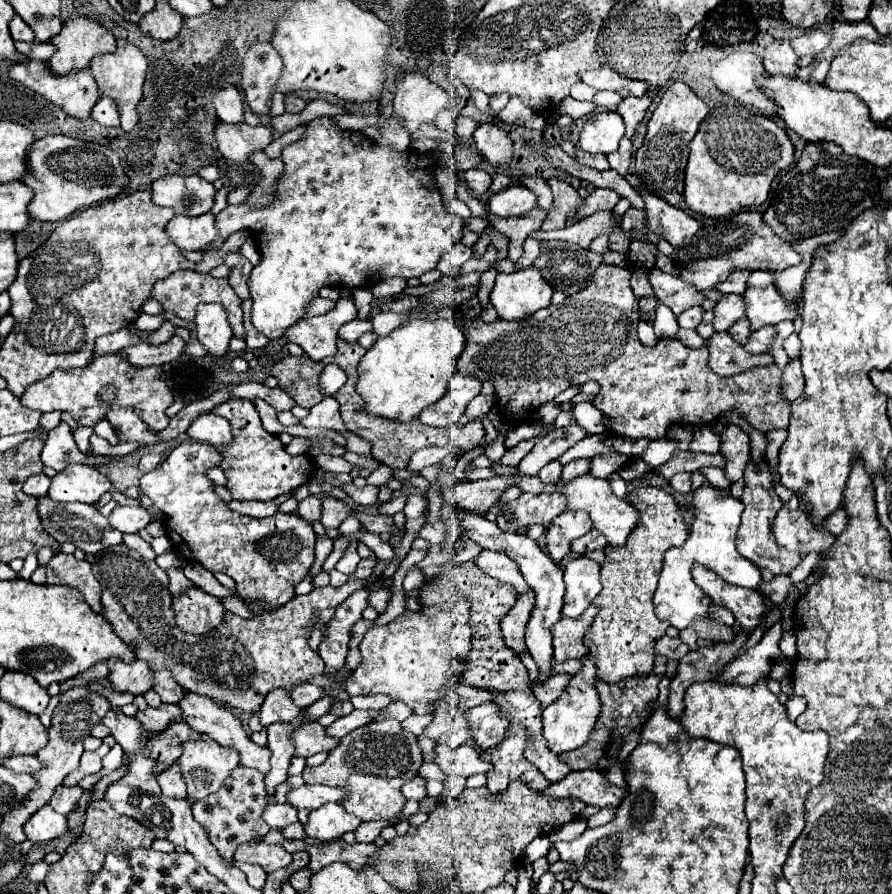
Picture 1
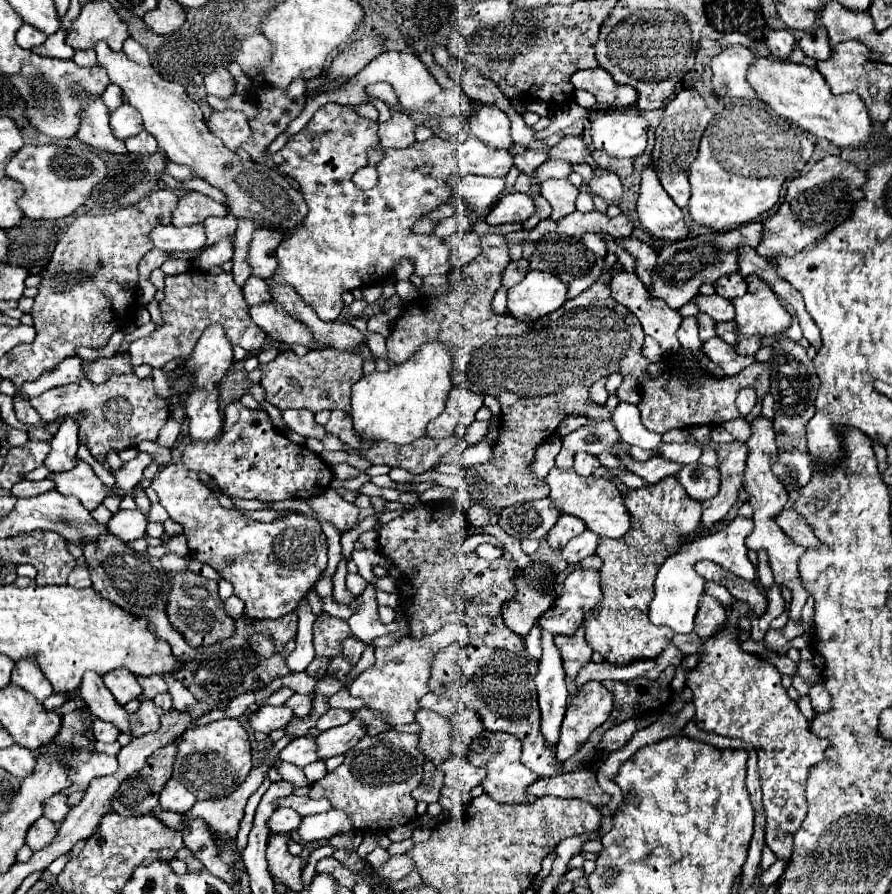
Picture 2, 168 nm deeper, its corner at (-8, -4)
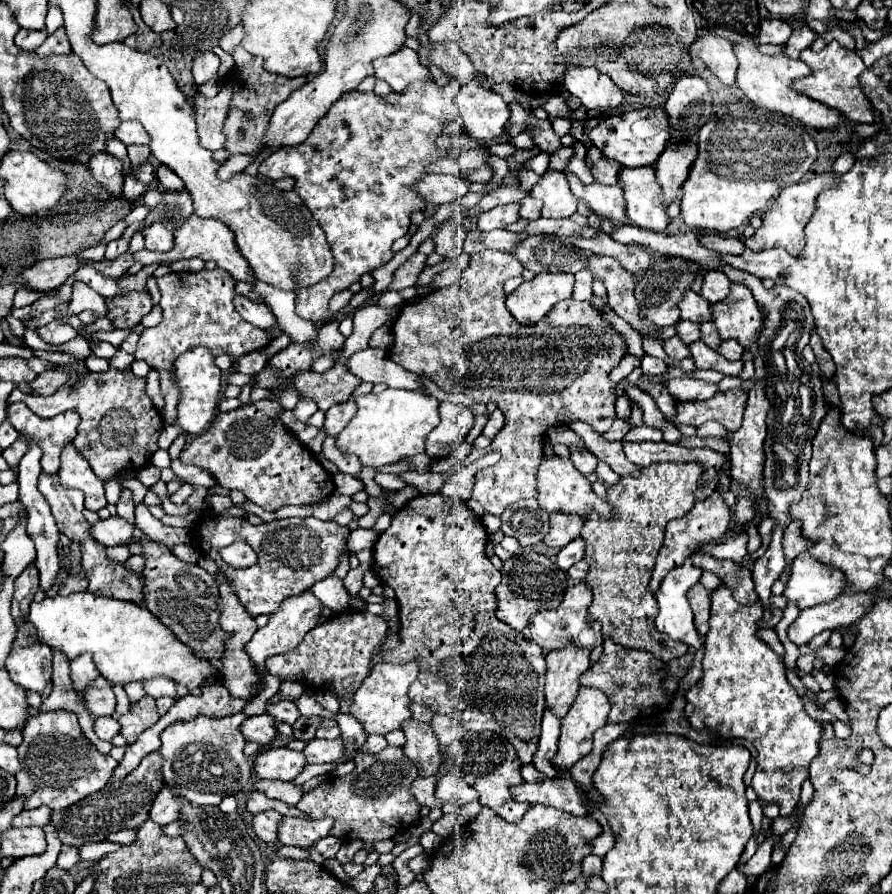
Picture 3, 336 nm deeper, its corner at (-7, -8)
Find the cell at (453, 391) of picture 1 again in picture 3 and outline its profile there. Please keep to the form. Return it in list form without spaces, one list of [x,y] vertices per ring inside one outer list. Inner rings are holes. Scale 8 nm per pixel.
[[[441,402],[439,416],[441,424],[431,430],[425,442],[425,452],[431,458],[445,458],[453,450],[457,450],[465,442],[467,432],[473,428],[473,412],[467,406]]]

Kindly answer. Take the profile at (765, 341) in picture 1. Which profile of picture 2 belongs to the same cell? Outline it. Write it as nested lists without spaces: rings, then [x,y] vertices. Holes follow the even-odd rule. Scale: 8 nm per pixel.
[[[740,334],[740,344],[736,346],[736,352],[744,354],[744,356],[754,356],[758,350],[760,350],[760,340],[762,336],[746,336],[746,334]]]

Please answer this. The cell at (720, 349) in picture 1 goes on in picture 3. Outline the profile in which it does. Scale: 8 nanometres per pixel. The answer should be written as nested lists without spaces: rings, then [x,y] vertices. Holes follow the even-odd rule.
[[[701,340],[689,344],[689,350],[691,350],[691,358],[695,362],[695,368],[709,368],[709,370],[719,370],[727,376],[739,376],[741,370],[743,370],[743,362],[741,360],[727,360],[723,358],[717,350],[713,348],[707,348]]]

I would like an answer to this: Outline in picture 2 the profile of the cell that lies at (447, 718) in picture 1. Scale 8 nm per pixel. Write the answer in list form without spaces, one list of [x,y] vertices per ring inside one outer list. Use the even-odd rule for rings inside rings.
[[[418,710],[418,714],[416,714],[416,722],[422,726],[418,748],[434,764],[440,764],[440,762],[444,762],[450,756],[450,748],[452,748],[454,738],[452,738],[452,724],[450,724],[450,720],[440,716],[440,714],[436,714],[436,716],[434,714],[436,712],[432,712],[432,710]]]

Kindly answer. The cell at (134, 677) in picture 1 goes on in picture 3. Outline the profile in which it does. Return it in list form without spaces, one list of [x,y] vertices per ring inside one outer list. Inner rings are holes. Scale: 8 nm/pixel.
[[[103,676],[95,678],[95,682],[91,686],[87,686],[85,692],[77,692],[79,700],[85,704],[87,712],[95,718],[99,716],[111,716],[115,712],[115,694],[111,690],[109,680],[105,680]]]

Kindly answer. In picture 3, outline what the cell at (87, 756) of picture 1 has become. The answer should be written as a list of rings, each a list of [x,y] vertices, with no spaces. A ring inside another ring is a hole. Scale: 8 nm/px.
[[[55,710],[31,716],[23,728],[23,742],[17,748],[21,770],[17,776],[17,796],[25,796],[24,810],[47,806],[67,808],[85,796],[101,790],[113,776],[117,760],[103,756],[83,734],[77,716],[69,710]]]

